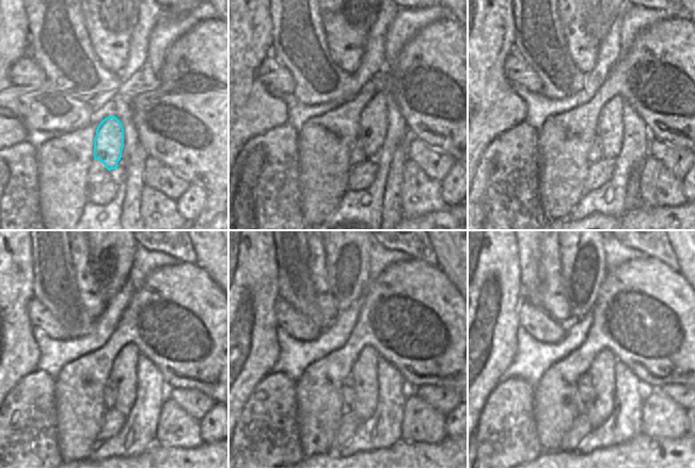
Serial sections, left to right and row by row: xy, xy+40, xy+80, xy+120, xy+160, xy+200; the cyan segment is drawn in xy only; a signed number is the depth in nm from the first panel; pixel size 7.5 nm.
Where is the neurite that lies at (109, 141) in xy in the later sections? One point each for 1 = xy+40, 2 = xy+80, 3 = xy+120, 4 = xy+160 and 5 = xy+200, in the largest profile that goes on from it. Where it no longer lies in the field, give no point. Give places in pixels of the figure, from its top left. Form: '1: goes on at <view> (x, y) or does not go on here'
1: goes on at xy+40 (373, 123)
2: goes on at xy+80 (610, 129)
3: goes on at xy+120 (124, 372)
4: goes on at xy+160 (364, 373)
5: goes on at xy+200 (599, 406)

